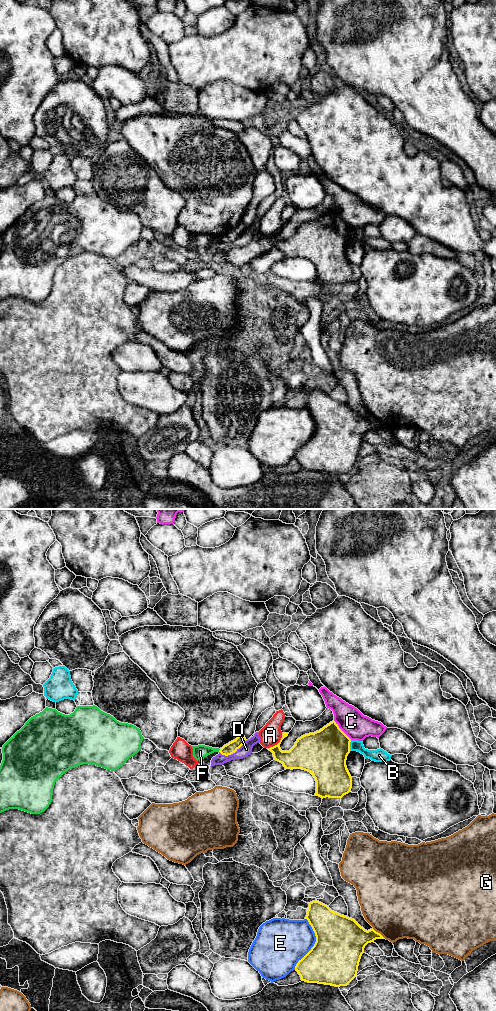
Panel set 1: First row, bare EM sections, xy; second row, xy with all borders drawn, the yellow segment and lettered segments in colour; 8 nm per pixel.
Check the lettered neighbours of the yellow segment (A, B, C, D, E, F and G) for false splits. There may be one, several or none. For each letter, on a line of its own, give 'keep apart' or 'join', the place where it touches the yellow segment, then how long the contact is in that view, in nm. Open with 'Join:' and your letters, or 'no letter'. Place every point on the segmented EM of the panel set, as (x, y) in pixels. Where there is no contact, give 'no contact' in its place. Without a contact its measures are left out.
Join: no letter
A: keep apart; meets yellow in xy at (278, 743); contact 180 nm long
B: keep apart; meets yellow in xy at (349, 745); contact 90 nm long
C: keep apart; meets yellow in xy at (341, 730); contact 220 nm long
D: keep apart; meets yellow in xy at (232, 753); contact 240 nm long
E: keep apart; meets yellow in xy at (314, 944); contact 420 nm long
F: keep apart; meets yellow in xy at (219, 750); contact 30 nm long
G: keep apart; meets yellow in xy at (379, 933); contact 130 nm long

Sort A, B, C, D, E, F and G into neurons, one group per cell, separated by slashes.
A / B / C / D / E / F / G

